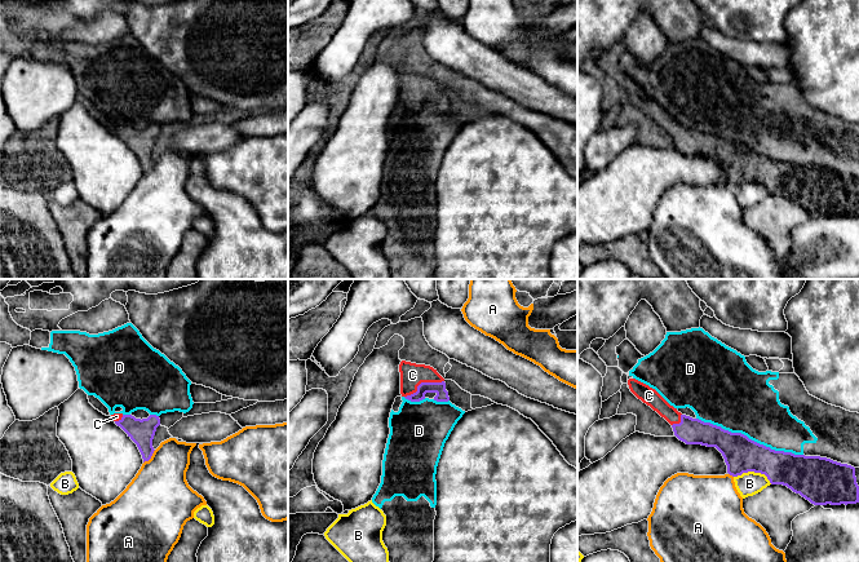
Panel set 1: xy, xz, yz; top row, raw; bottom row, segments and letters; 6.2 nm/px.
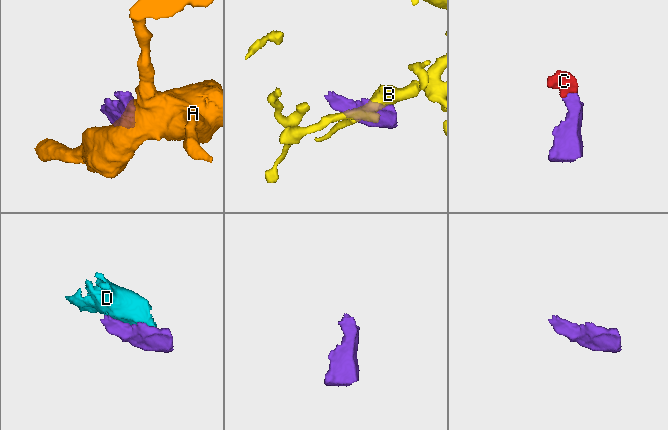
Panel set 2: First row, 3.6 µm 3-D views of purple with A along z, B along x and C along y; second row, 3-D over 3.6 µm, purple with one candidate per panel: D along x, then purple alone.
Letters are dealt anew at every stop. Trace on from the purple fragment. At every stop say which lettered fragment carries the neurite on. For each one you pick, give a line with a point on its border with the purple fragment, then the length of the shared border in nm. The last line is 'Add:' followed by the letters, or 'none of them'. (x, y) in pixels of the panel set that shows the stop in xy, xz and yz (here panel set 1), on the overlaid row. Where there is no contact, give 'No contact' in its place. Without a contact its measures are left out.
C: Touches purple at xz (423, 383). Shared border 260 nm
Add: C

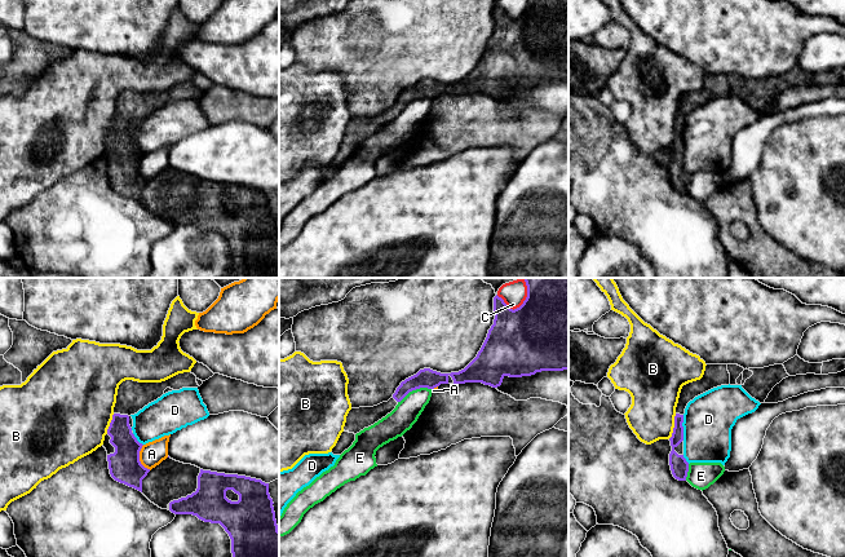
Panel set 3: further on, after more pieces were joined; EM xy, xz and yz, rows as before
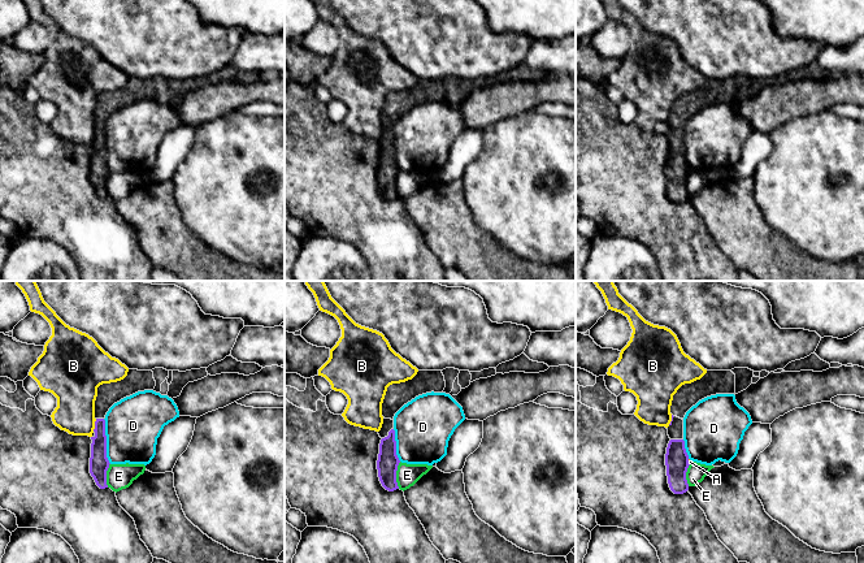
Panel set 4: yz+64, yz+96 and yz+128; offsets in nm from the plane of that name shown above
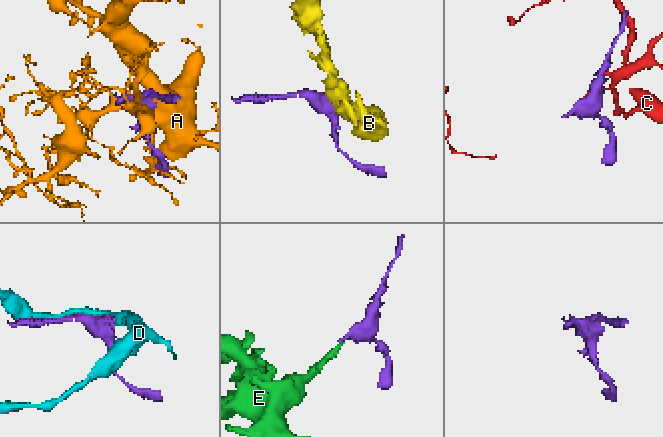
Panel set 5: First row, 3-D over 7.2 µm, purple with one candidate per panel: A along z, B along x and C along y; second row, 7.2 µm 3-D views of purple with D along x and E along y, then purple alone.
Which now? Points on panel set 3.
Add: none of them

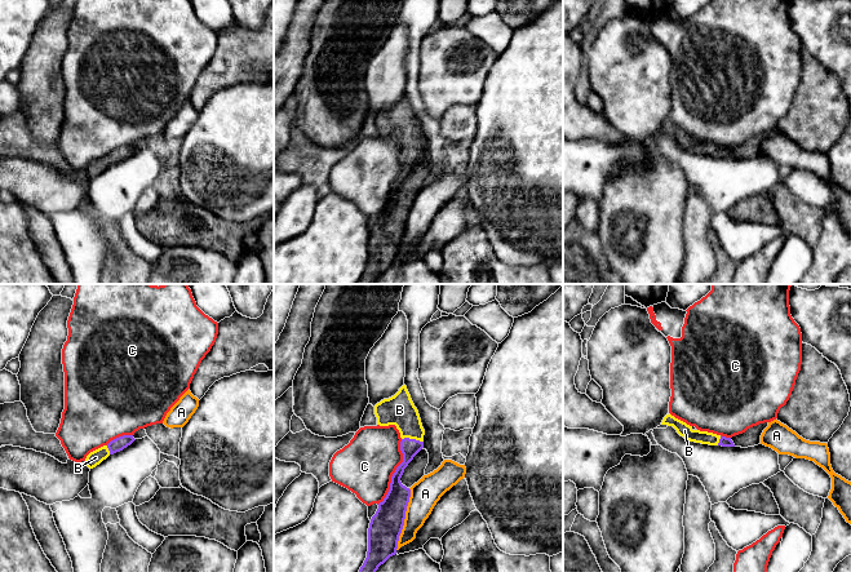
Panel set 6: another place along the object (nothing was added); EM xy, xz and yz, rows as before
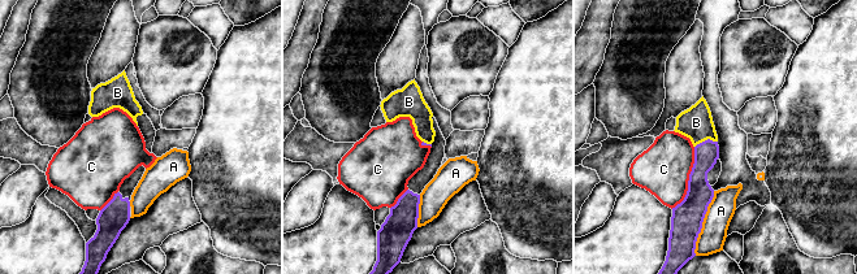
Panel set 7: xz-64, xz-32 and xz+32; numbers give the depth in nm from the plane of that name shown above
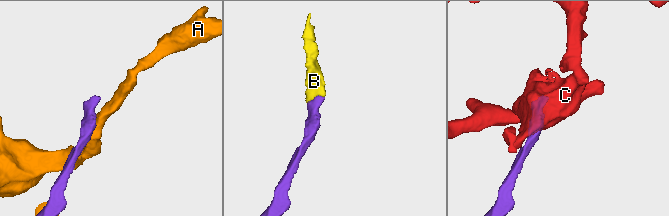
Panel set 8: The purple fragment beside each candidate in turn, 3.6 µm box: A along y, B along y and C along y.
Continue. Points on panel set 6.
B: Touches purple at xz (412, 439). Shared border 140 nm
Add: B

